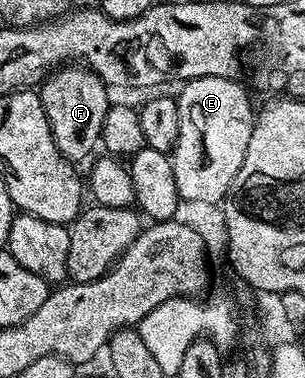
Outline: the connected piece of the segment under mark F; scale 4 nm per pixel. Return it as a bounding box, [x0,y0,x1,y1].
[40,64,112,163]

